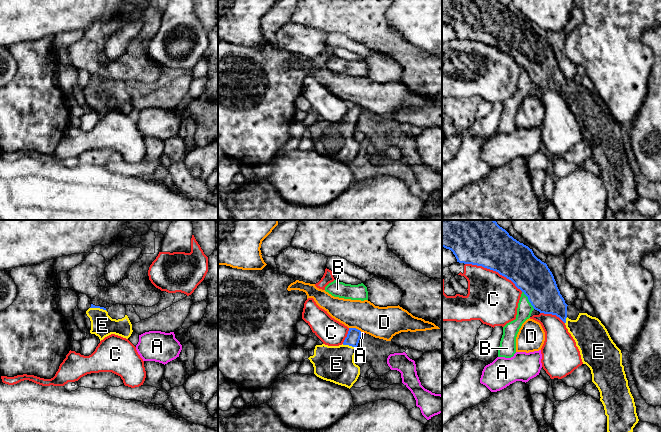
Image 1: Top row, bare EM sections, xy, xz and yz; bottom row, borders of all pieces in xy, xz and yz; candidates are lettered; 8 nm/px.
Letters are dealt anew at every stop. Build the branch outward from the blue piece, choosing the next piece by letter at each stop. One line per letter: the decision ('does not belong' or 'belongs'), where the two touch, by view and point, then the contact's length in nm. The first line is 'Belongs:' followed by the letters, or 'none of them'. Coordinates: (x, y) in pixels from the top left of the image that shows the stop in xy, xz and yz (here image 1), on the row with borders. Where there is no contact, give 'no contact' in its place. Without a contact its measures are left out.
Belongs: E
A: does not belong | xz (360, 334) | 30 nm
B: does not belong | yz (528, 299) | 170 nm
C: does not belong | yz (494, 270) | 500 nm
D: does not belong | xz (355, 328) | 110 nm
E: belongs | xz (349, 345) | 110 nm

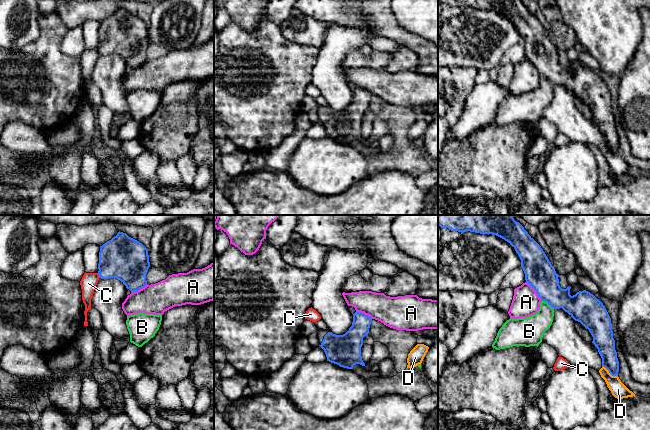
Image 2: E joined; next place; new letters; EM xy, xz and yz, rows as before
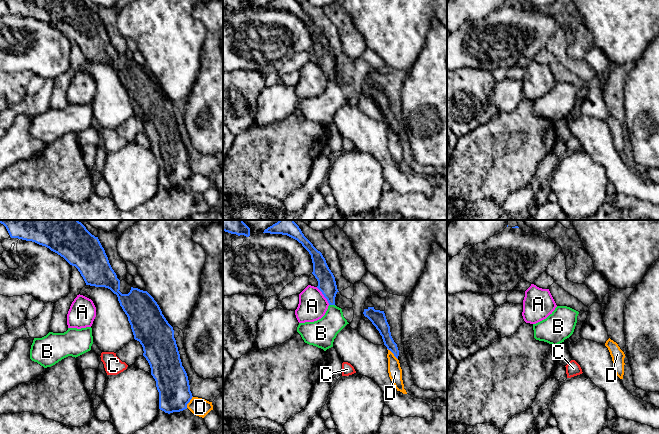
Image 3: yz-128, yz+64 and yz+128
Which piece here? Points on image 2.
Belongs: none of them
A: does not belong | yz (535, 290) | 200 nm
B: does not belong | yz (547, 302) | 130 nm
C: does not belong | xy (99, 275) | 40 nm
D: does not belong | yz (610, 373) | 150 nm

